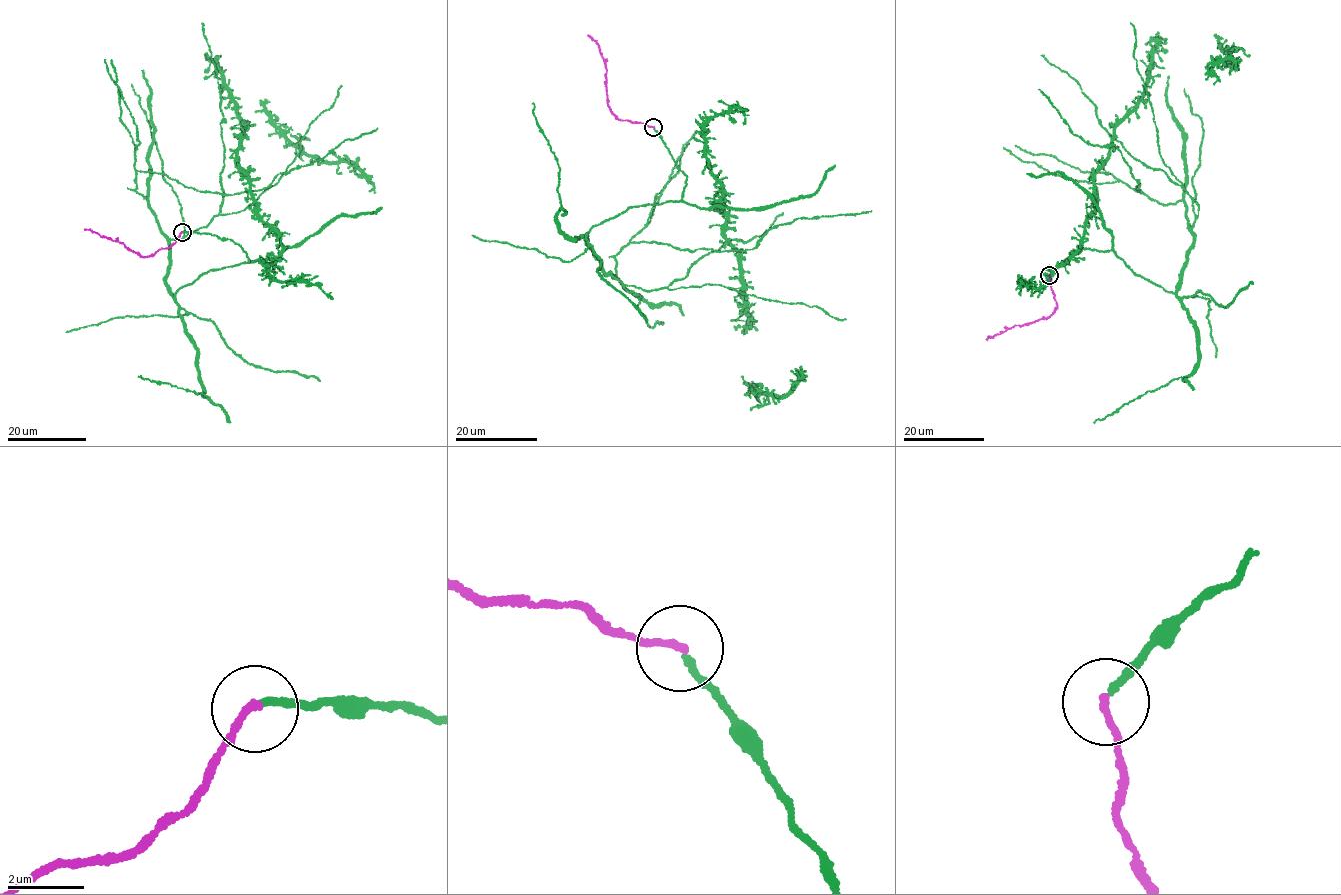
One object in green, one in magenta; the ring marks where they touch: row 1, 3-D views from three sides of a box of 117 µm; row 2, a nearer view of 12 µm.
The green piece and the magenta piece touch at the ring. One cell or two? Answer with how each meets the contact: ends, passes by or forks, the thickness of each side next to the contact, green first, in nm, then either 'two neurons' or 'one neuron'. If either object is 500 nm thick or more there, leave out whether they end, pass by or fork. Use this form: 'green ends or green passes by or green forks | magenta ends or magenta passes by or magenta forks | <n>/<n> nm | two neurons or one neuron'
green ends | magenta ends | 160/200 nm | one neuron

